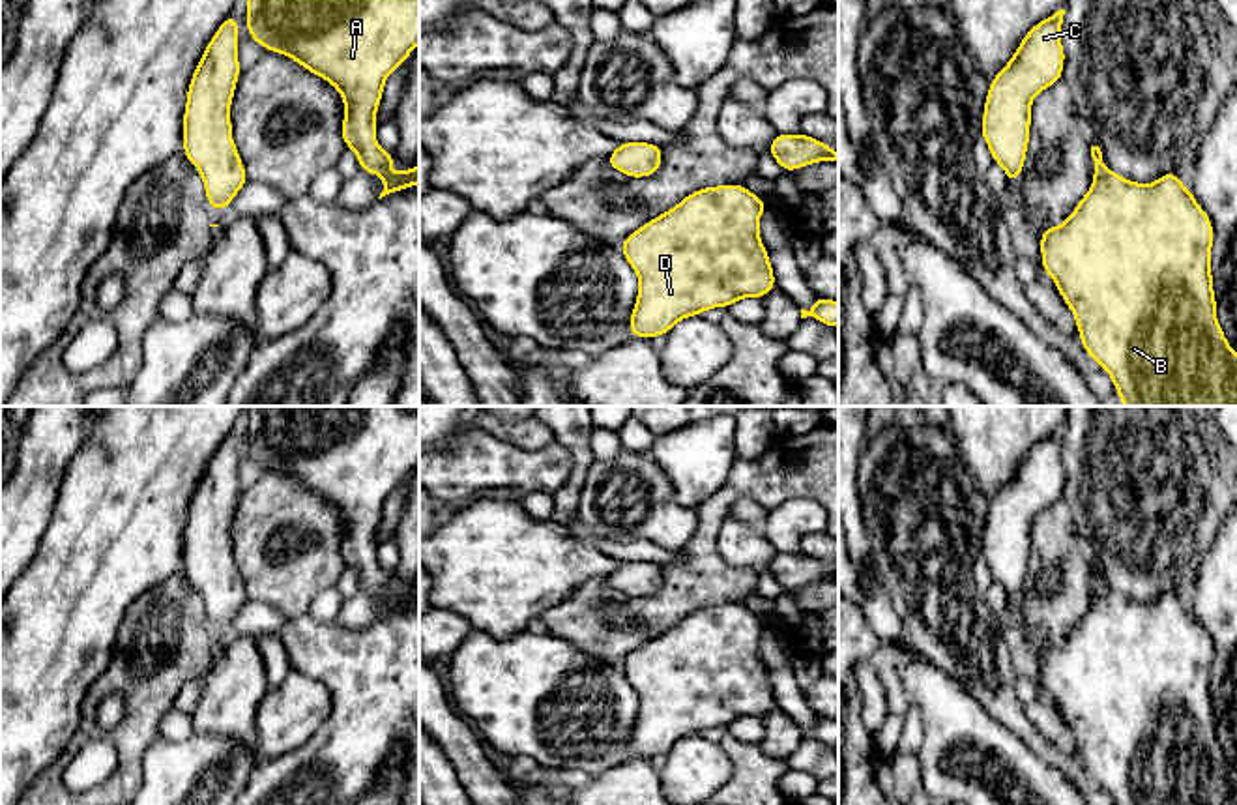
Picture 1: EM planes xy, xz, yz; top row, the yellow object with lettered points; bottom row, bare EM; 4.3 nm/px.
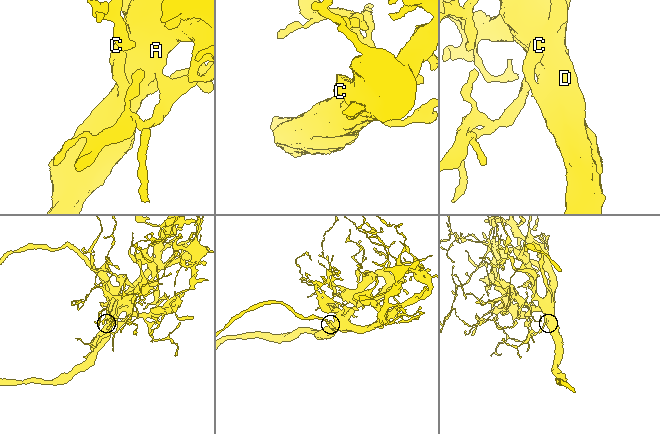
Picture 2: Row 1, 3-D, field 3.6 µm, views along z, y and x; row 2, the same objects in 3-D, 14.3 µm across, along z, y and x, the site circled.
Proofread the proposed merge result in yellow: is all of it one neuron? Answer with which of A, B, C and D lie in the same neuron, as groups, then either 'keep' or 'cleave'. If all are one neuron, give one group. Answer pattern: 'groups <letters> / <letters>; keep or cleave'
groups A B C D; keep

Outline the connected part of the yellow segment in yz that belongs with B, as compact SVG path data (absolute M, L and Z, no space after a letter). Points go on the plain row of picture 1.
M1099 565L1093 605L1061 646L1041 653L1042 691L1048 693L1074 732L1084 769L1110 794L1115 805L1237 805L1237 771L1216 741L1211 668L1213 642L1177 592L1155 603L1136 603L1112 592Z

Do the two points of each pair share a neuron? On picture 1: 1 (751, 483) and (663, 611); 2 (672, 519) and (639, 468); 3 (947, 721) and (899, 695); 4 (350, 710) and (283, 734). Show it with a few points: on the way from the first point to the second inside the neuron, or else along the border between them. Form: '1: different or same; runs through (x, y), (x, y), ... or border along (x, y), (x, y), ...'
1: same; runs through (717, 508), (710, 515), (697, 577)
2: same; runs through (659, 506), (639, 482)
3: different; border along (887, 661), (912, 699)
4: different; border along (317, 678), (330, 693), (332, 712), (292, 749)

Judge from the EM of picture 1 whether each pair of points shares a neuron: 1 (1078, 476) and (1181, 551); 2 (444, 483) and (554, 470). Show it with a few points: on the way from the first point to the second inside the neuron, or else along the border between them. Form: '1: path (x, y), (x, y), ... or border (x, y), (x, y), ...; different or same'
1: path (1105, 482), (1155, 532); same
2: path (472, 470), (526, 470); same

